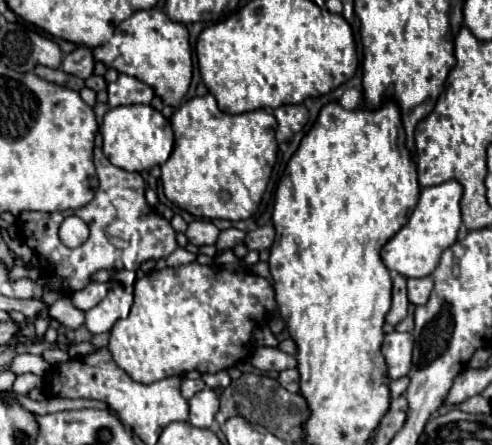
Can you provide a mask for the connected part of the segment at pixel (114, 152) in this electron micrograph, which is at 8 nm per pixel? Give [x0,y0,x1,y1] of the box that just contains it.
[102,104,174,172]

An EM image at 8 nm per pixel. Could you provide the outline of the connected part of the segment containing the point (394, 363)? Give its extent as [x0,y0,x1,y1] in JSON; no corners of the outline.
[382,332,414,378]

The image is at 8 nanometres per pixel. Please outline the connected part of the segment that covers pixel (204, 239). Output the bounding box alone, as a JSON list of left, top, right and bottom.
[186,220,220,248]

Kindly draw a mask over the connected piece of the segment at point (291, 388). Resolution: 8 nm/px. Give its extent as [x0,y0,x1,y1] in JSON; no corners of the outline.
[278,368,298,392]

